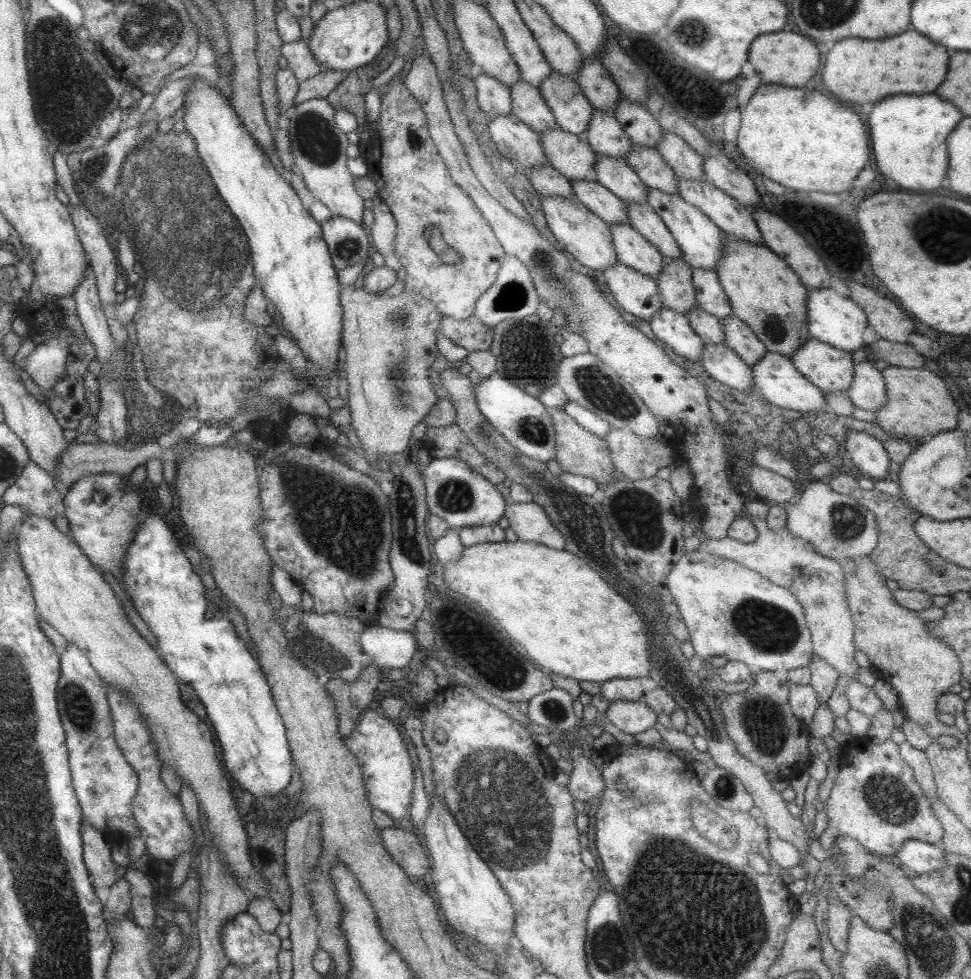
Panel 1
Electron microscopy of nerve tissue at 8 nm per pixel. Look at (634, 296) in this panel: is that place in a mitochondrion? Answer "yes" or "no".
no

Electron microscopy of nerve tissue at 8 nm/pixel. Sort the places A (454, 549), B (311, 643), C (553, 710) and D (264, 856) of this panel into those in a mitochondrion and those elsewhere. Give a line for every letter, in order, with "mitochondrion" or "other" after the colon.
A: other
B: mitochondrion
C: mitochondrion
D: other

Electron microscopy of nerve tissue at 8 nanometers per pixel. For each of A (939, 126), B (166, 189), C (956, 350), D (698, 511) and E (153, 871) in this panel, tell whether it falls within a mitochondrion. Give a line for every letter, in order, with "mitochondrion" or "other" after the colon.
A: other
B: mitochondrion
C: other
D: other
E: other

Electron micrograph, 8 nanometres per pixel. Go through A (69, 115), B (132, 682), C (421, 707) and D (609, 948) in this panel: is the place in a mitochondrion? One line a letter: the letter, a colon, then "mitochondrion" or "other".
A: mitochondrion
B: other
C: other
D: mitochondrion

